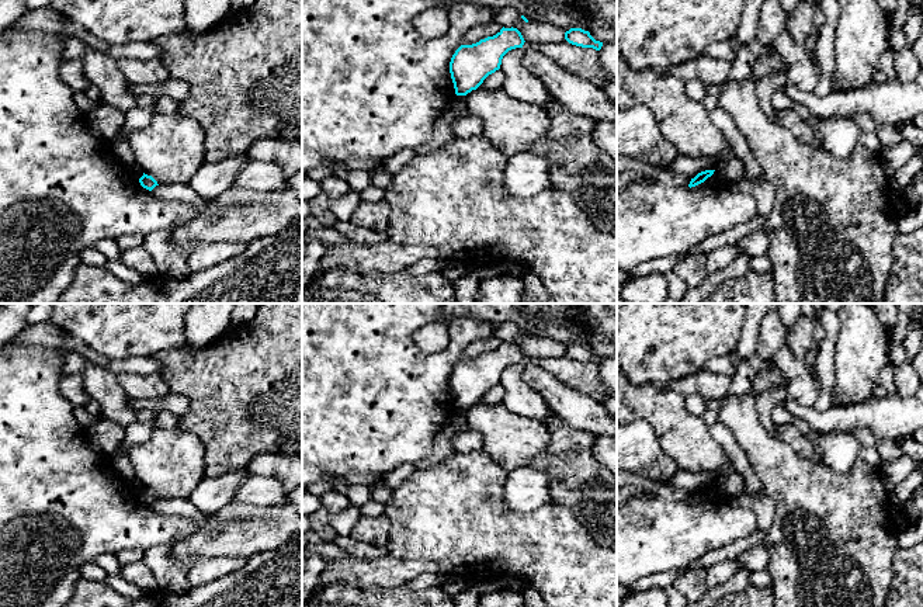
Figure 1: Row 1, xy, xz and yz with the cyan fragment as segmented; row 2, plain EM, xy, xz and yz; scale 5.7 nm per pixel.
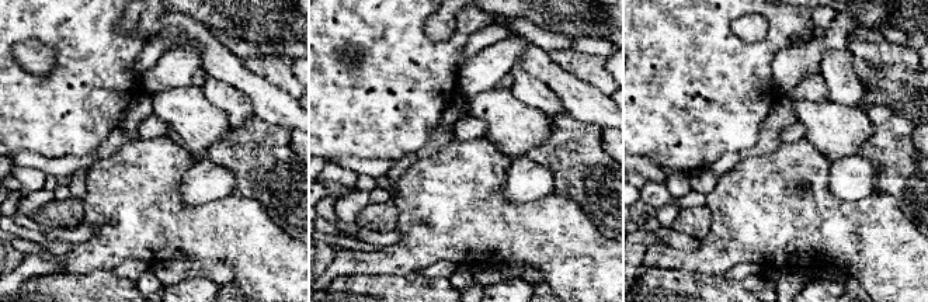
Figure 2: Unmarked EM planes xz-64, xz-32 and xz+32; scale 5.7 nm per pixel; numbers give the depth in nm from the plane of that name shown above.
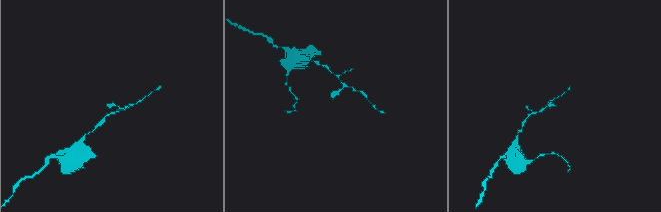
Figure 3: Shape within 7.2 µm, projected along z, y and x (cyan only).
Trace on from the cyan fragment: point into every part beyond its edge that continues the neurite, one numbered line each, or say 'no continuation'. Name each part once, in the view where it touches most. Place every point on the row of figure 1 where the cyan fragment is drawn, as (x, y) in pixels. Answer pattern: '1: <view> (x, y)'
no continuation

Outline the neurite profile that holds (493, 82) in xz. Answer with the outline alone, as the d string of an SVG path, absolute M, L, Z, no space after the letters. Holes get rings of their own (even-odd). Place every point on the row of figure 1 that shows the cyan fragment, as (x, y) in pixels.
M499 69L495 73L489 74L478 89L489 91L500 90L504 86L504 80L504 73Z

